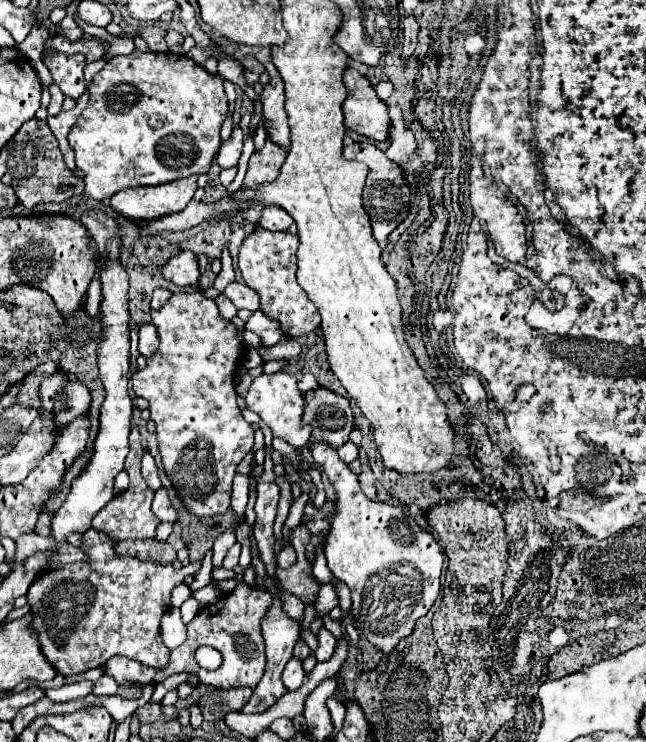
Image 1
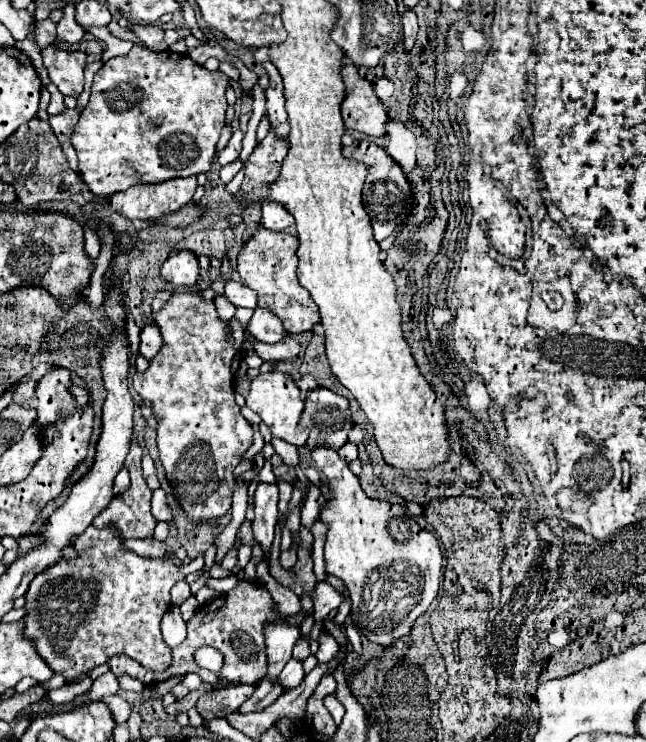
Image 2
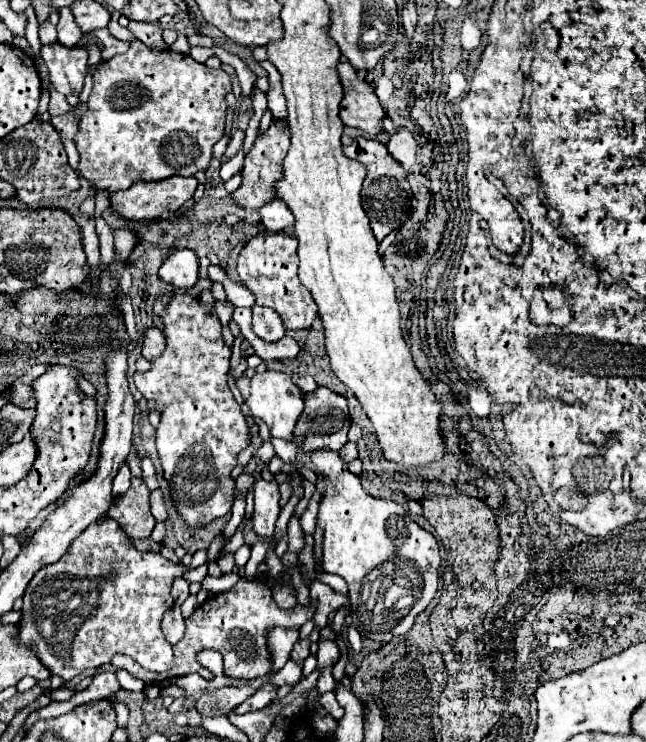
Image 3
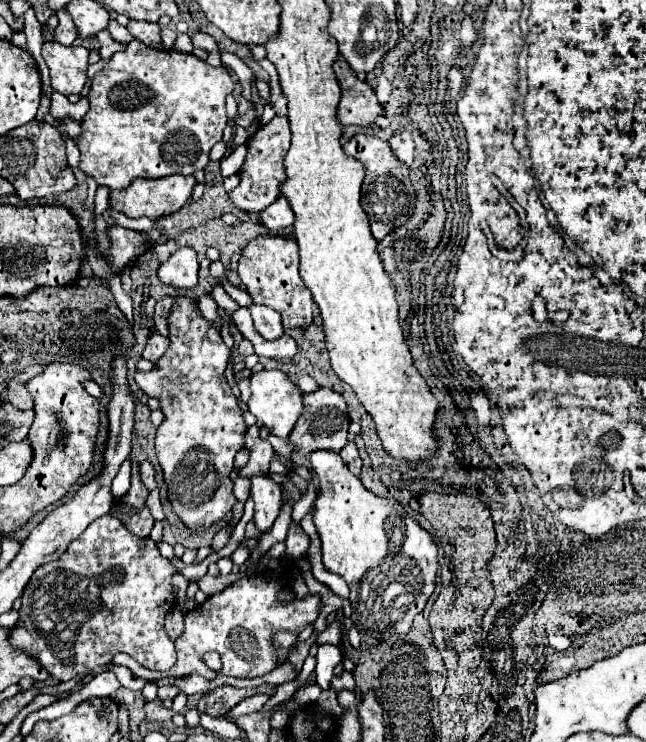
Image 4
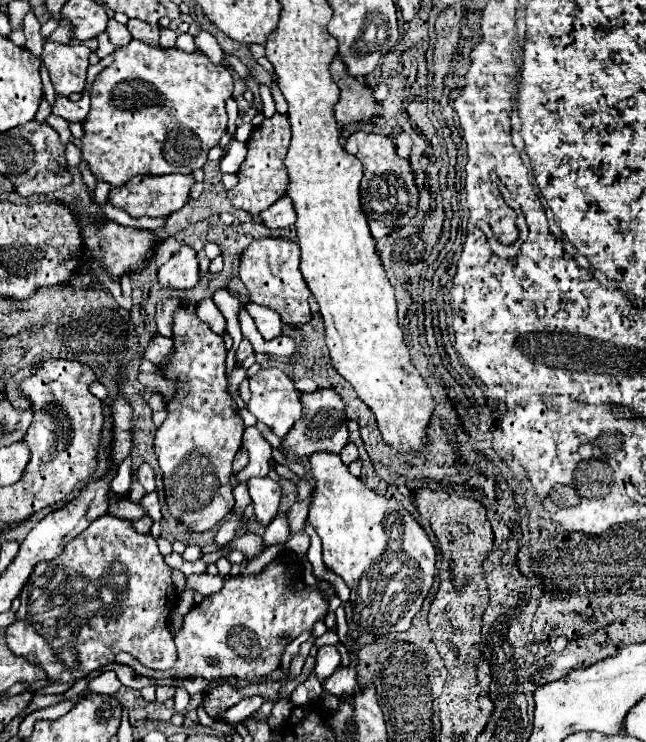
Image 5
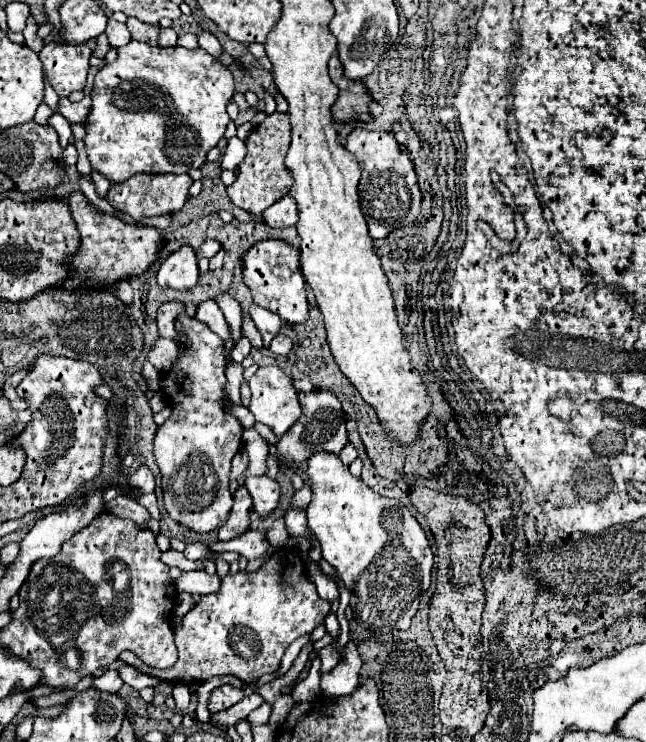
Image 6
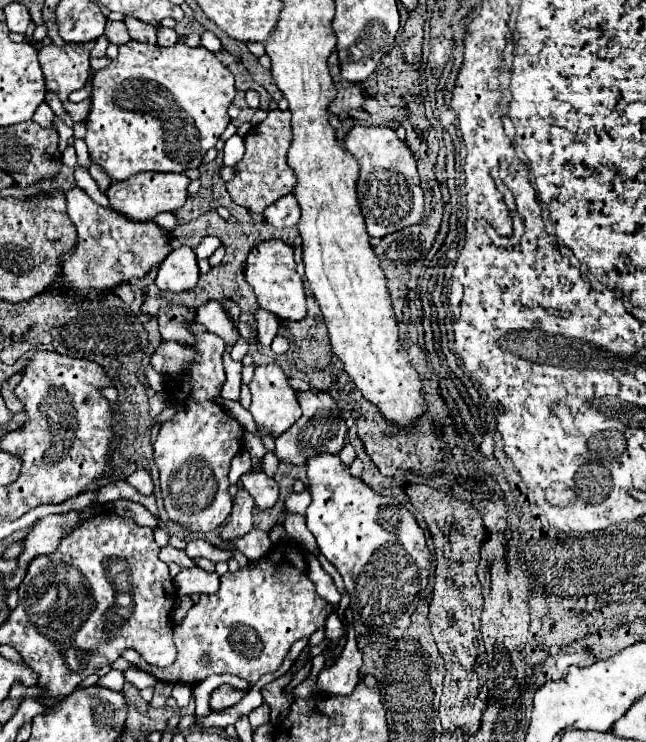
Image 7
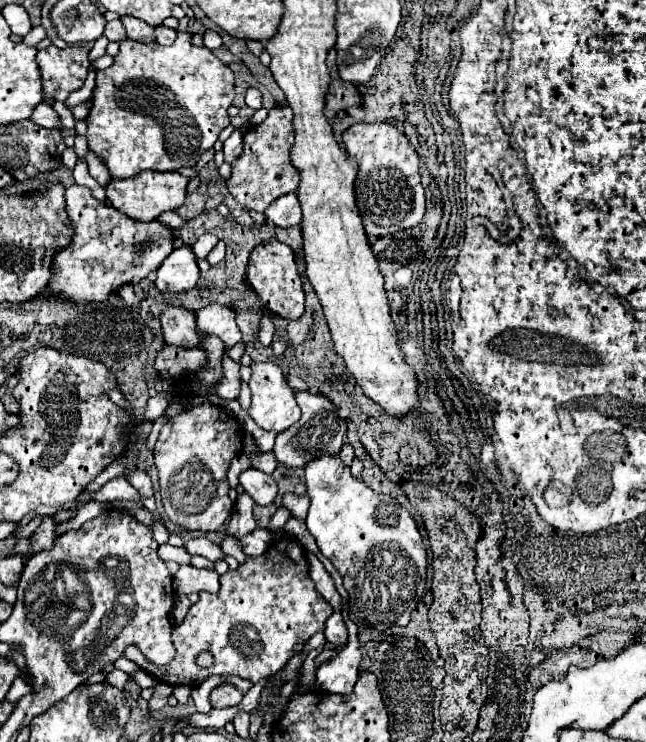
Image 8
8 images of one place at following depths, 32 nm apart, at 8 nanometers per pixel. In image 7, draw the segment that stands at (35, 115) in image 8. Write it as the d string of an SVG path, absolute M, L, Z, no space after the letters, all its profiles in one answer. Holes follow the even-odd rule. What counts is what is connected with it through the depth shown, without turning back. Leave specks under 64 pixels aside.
M42 102L42 104L36 108L32 120L34 120L36 124L40 124L40 126L54 128L54 112L52 112L52 108L50 108L46 102Z

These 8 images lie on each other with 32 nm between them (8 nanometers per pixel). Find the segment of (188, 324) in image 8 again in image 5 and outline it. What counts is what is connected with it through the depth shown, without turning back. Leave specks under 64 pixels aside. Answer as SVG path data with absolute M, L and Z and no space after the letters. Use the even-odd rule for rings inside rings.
M164 300L162 304L158 304L156 308L156 324L158 324L158 334L160 336L168 336L172 338L172 318L174 318L174 312L180 310L182 304L180 300Z

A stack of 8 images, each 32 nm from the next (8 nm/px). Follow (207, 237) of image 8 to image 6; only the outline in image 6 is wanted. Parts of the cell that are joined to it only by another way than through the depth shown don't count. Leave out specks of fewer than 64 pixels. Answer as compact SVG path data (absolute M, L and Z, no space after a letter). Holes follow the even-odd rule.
M208 238L208 240L204 240L204 242L202 242L202 246L198 248L198 254L200 254L200 256L204 256L204 258L212 258L218 250L220 250L220 244L218 244L216 240Z

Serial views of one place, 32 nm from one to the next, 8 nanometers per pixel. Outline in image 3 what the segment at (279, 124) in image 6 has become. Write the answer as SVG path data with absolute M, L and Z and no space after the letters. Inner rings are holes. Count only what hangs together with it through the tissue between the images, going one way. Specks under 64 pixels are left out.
M272 120L270 128L264 134L258 134L254 140L254 146L250 148L250 152L246 154L244 160L244 168L242 168L242 184L238 190L234 190L230 196L232 200L242 206L242 208L250 208L250 210L260 210L264 204L270 204L276 192L276 184L282 180L282 160L286 156L290 148L290 132L288 132L288 122L286 120Z

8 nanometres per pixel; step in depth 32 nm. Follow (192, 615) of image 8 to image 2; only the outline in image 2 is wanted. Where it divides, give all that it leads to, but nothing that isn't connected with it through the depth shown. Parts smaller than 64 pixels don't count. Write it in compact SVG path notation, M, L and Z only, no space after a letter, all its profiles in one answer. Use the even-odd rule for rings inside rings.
M240 580L228 594L220 594L218 598L214 598L212 602L200 606L192 620L188 620L188 636L182 644L178 644L172 650L172 666L166 672L142 672L142 666L128 658L128 656L114 656L108 664L110 670L120 676L120 674L128 674L132 678L138 678L142 684L150 686L150 684L158 684L164 682L172 676L180 676L180 674L188 674L188 672L196 672L204 682L216 682L218 678L222 678L224 682L232 682L232 684L254 684L258 680L264 678L264 672L268 668L268 658L266 658L266 646L264 646L264 624L268 622L286 622L286 624L302 624L306 618L306 612L300 610L294 616L286 616L280 614L276 610L276 604L268 592L268 588L264 584L258 582L248 582L248 580ZM202 646L212 646L216 650L222 652L224 656L224 666L220 670L220 674L208 672L204 668L200 668L194 660L194 652Z

